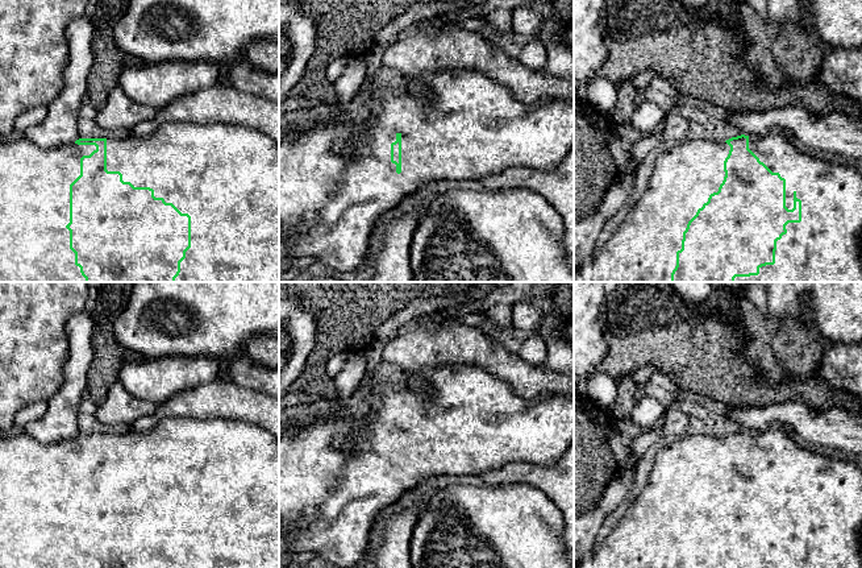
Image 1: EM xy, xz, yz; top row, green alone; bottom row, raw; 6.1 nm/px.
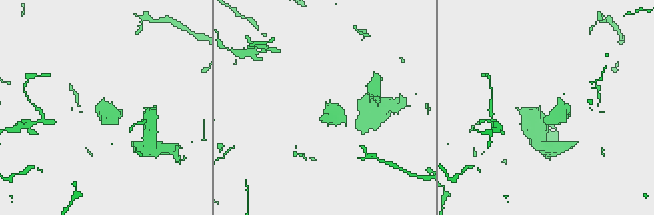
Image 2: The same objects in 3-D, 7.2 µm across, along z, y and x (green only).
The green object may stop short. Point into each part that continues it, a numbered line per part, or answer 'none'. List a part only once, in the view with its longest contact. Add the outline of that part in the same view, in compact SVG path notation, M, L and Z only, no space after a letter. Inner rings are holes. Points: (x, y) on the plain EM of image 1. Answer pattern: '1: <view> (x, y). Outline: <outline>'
1: yz (828, 534). Outline: M779 426L765 431L749 431L749 444L773 468L786 474L786 502L794 503L794 493L801 496L801 517L788 518L787 528L776 536L775 559L759 563L759 568L862 568L862 470L846 456L828 457L801 448Z

